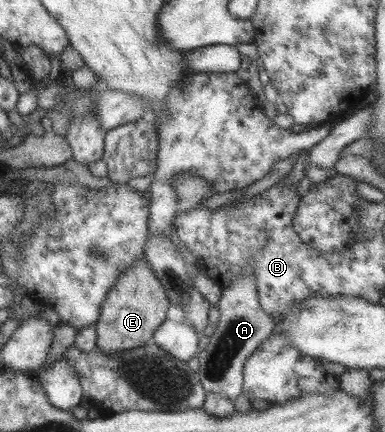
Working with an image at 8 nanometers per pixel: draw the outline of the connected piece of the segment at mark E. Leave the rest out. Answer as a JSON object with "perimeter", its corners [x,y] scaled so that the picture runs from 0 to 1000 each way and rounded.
{"perimeter":[[[377,597],[353,604],[343,620],[312,634],[296,667],[278,678],[260,718],[260,738],[247,748],[252,808],[265,819],[306,819],[392,794],[400,769],[431,741],[439,692],[410,641],[395,630]]]}

